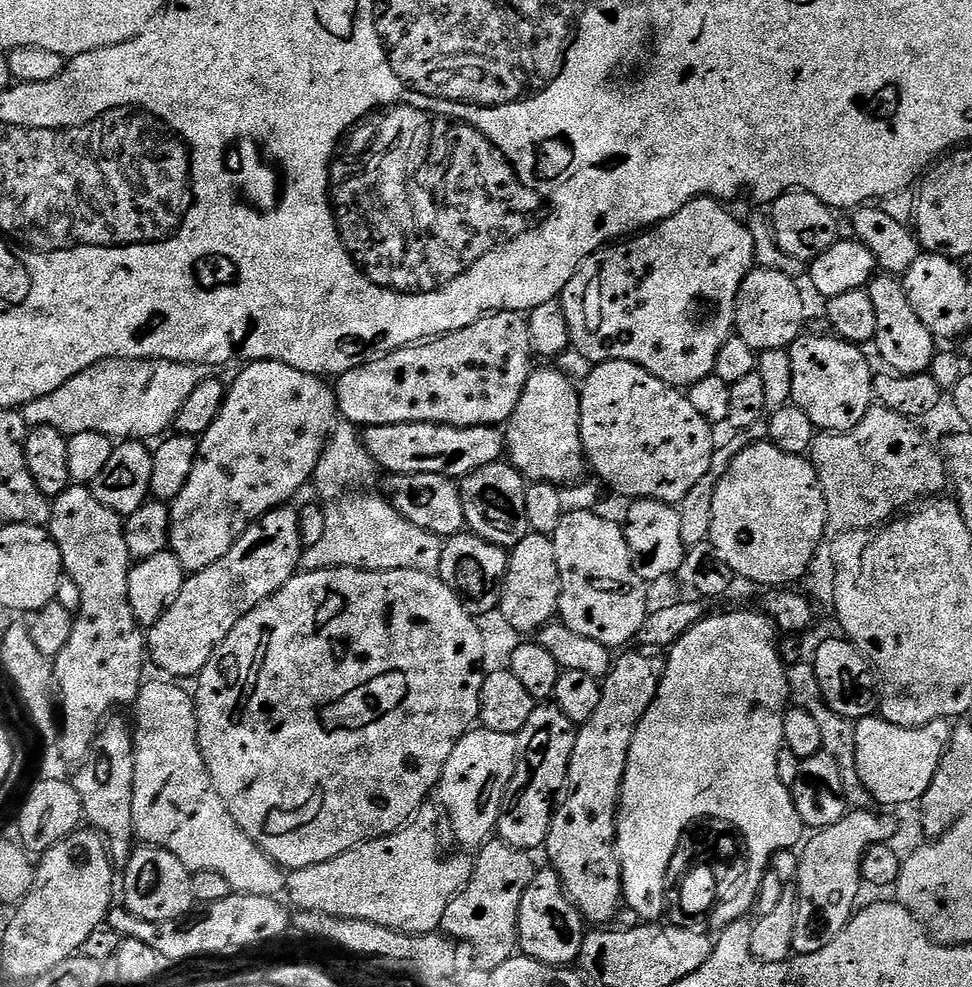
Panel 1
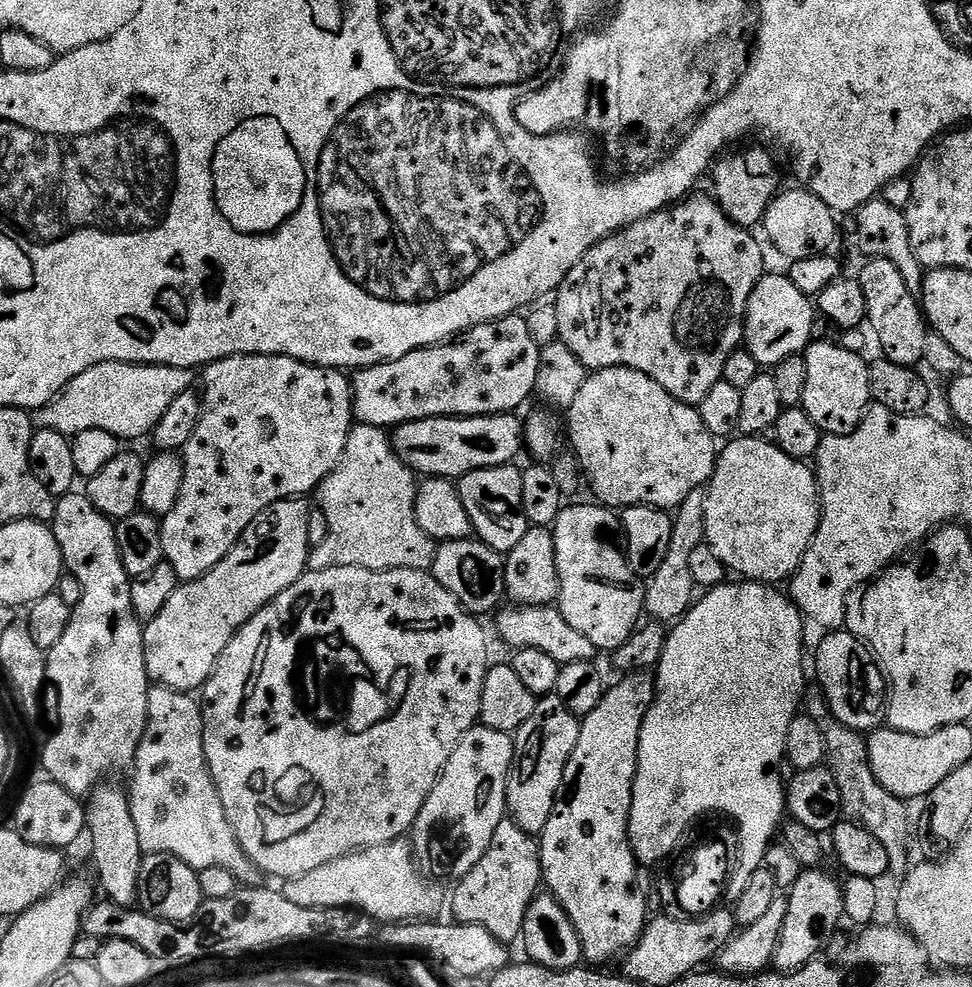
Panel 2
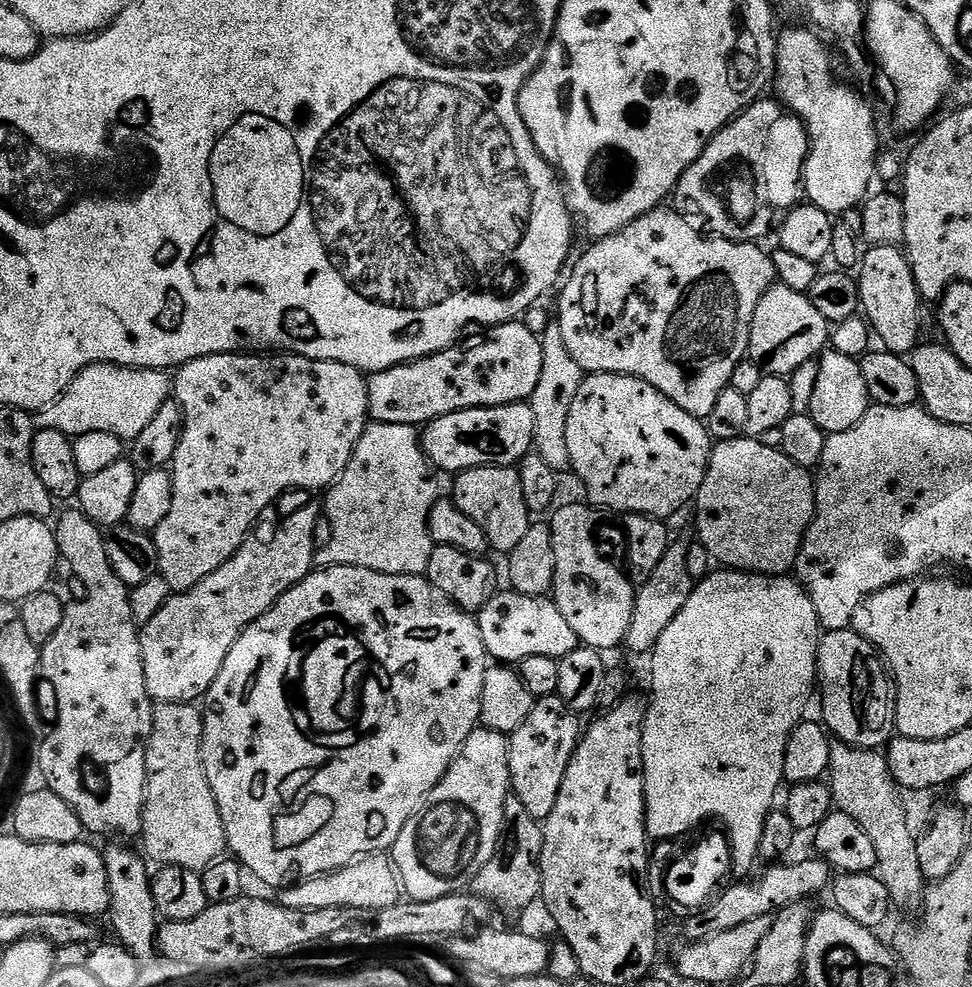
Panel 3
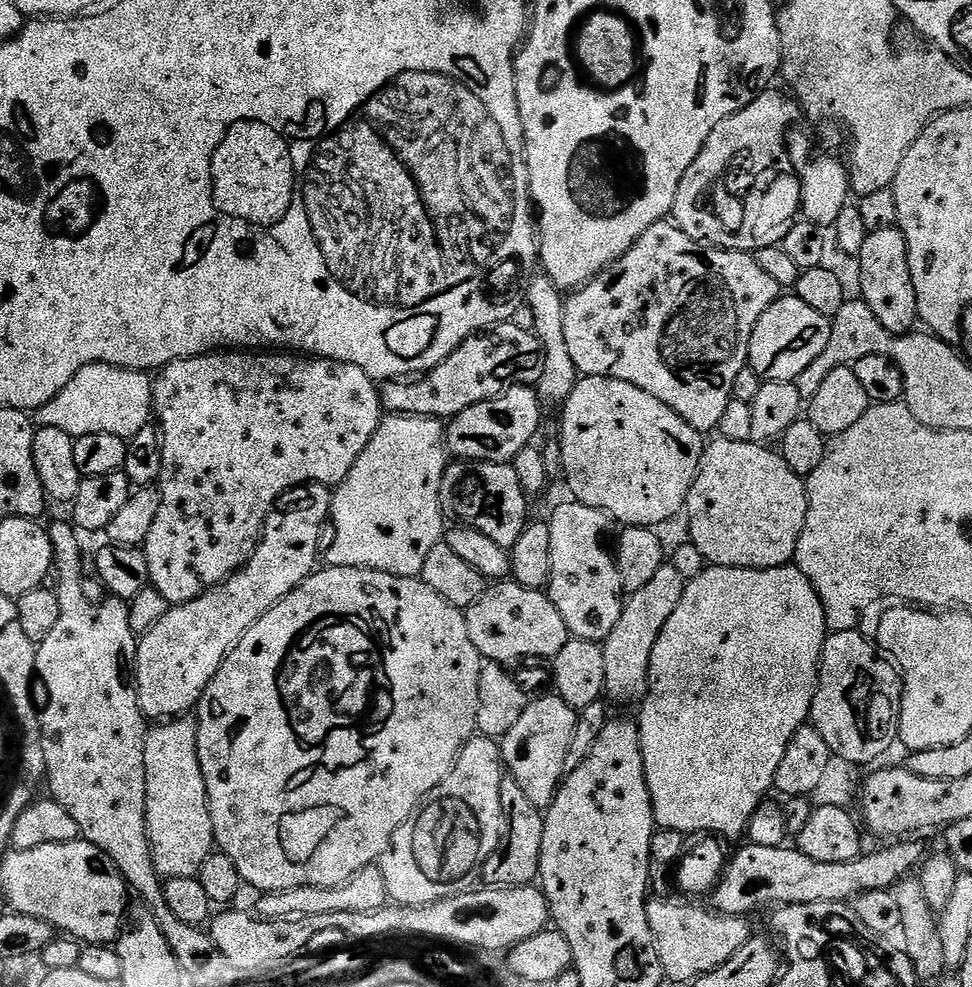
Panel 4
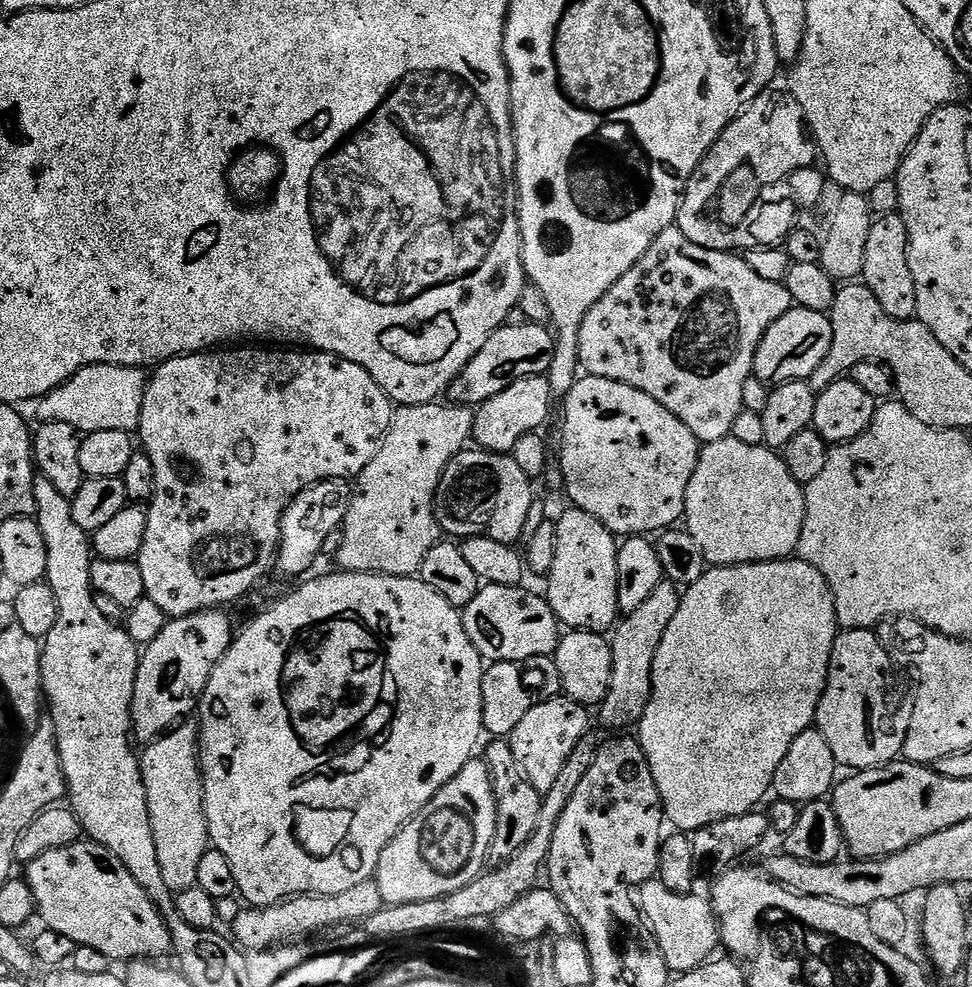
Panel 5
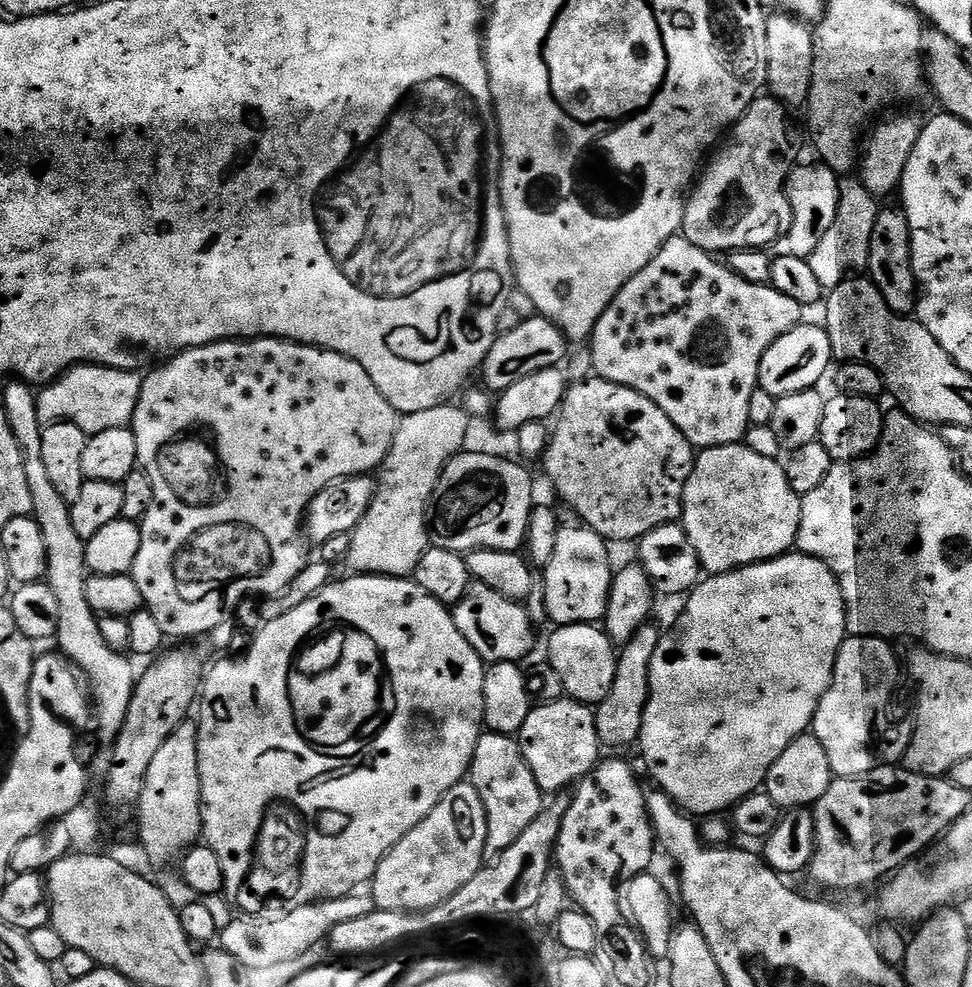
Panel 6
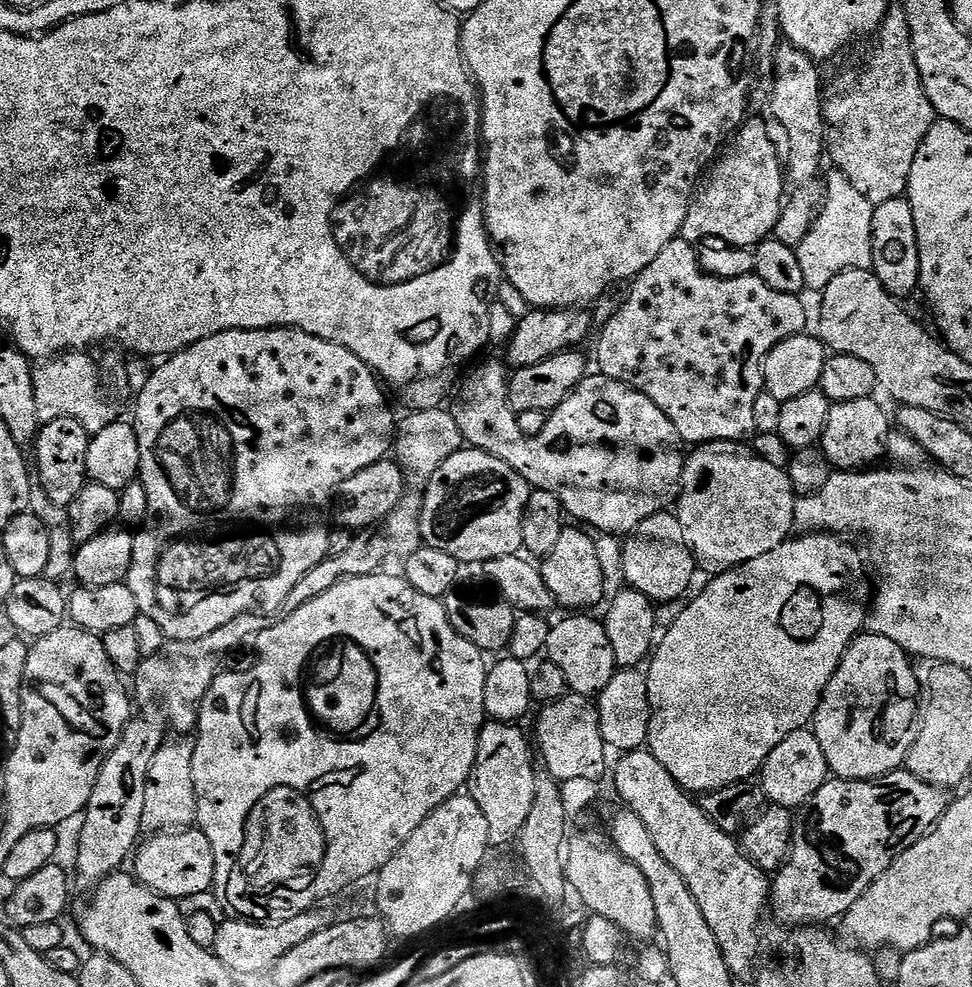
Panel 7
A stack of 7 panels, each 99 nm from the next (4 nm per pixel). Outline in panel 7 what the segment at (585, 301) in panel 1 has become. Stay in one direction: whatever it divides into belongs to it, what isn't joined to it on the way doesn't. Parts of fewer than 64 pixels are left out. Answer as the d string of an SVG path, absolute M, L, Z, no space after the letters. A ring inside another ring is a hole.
M683 238L671 240L662 250L662 254L658 254L658 258L654 258L654 262L650 262L650 266L646 266L646 270L642 270L634 277L630 287L632 289L629 290L624 305L605 322L604 329L600 332L600 341L596 344L596 360L600 363L599 375L609 376L610 379L622 382L628 388L633 388L646 398L650 398L650 402L654 402L654 406L658 406L658 410L662 410L662 414L666 414L666 418L670 418L674 430L680 435L680 439L685 445L712 444L715 440L747 441L747 436L749 435L749 439L756 432L754 398L758 398L758 394L764 391L764 363L770 350L774 350L774 346L778 346L778 342L791 336L801 335L807 329L804 327L808 324L808 312L804 309L803 299L799 295L791 296L772 290L755 274L725 280L711 276L710 273L700 269L697 249Z

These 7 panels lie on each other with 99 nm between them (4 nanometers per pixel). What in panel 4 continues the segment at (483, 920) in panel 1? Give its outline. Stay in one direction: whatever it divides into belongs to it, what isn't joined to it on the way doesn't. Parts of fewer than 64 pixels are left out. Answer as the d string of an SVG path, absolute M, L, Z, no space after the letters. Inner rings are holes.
M511 778L502 782L502 806L510 810L506 816L506 831L501 836L494 854L486 858L482 869L483 883L497 888L513 888L519 884L531 885L540 874L542 834L544 833L544 812L522 794L522 786Z

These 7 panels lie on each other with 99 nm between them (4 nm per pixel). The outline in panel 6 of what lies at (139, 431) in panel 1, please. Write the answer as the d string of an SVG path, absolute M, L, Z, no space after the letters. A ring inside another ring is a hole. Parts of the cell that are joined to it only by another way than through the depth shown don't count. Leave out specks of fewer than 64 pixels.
M98 364L73 366L39 389L36 405L41 425L56 424L60 420L70 422L84 431L85 436L102 434L102 430L127 428L138 406L141 377L132 370L106 368Z

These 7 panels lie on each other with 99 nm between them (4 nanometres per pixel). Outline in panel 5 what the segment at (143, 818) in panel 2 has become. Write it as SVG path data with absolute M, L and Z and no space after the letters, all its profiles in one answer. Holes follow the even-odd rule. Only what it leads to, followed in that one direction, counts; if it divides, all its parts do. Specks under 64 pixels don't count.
M188 718L151 741L145 747L148 749L142 752L142 771L146 798L150 806L150 826L154 830L154 847L158 850L158 866L162 866L162 879L174 894L197 887L198 862L202 862L202 854L206 854L210 847L208 823L204 813L204 778L200 770L199 742L200 730L197 721Z

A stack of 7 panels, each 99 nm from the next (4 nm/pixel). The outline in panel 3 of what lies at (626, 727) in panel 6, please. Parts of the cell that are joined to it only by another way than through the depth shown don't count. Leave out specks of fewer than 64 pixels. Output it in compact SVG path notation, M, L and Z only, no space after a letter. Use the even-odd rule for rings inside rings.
M669 543L666 554L662 554L662 562L654 566L650 575L643 577L642 583L636 588L636 601L634 602L634 618L630 618L630 628L624 639L626 648L632 652L651 653L656 647L658 638L662 638L662 630L678 618L678 610L686 606L686 598L690 598L694 587L694 578L690 570L686 570L686 554L688 544Z

